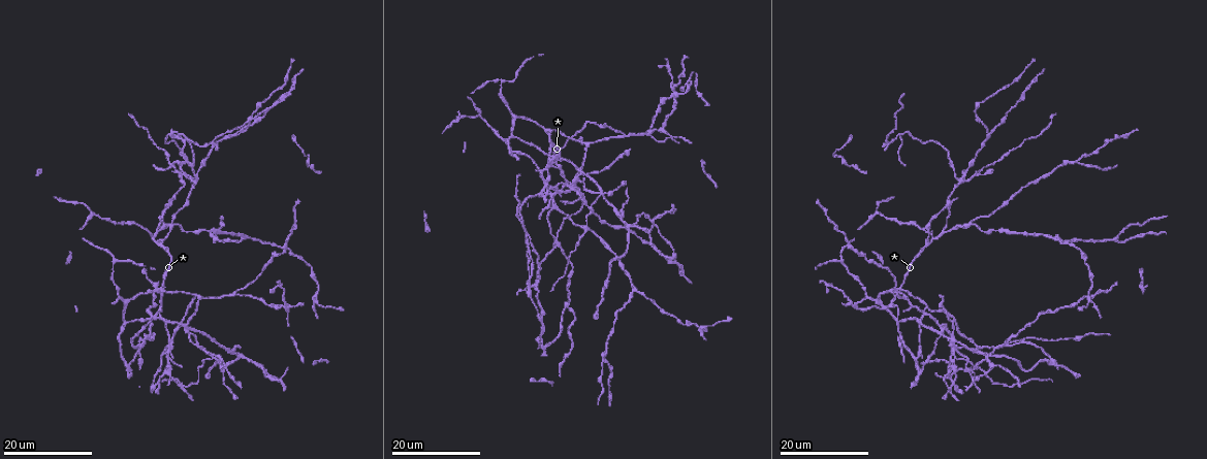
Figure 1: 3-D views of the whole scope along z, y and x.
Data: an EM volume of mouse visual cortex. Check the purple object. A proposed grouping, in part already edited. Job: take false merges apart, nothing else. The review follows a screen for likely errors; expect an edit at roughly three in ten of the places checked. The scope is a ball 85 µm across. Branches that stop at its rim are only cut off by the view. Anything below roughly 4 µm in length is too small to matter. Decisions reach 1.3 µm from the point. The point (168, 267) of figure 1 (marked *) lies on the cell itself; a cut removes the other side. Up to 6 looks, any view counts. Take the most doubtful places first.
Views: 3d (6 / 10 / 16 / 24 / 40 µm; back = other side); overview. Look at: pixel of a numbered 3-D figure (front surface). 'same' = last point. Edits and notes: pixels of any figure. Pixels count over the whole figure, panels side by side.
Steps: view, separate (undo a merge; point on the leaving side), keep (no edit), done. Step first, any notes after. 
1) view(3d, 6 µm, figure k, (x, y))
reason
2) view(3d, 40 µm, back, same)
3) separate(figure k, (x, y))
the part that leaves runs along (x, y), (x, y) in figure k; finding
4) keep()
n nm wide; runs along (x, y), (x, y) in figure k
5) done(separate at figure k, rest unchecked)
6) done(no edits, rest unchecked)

view(3d, 24 µm, figure 1, (960, 179))

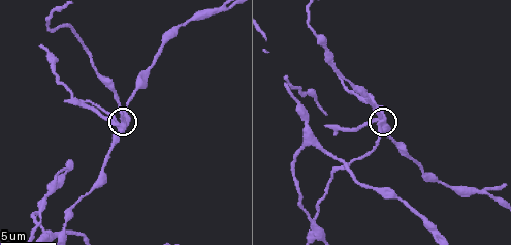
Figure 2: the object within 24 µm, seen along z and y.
view(3d, 10 µm, figure 2, (124, 124))
zoom in

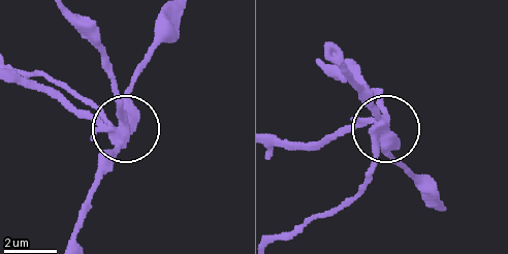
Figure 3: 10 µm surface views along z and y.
view(3d, 6 µm, figure 3, (122, 129))

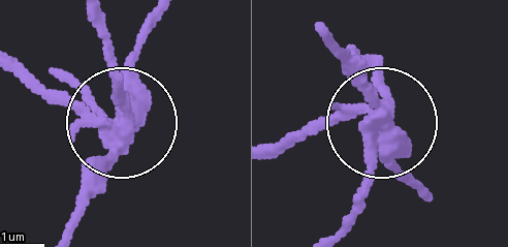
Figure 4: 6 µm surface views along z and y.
separate(figure 4, (121, 86))
side arm 49 µm; the part that leaves runs along (119, 128), (103, 17) in figure 4; a second cell is stuck on

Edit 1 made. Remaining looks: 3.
view(3d, 24 µm, figure 1, (621, 212))

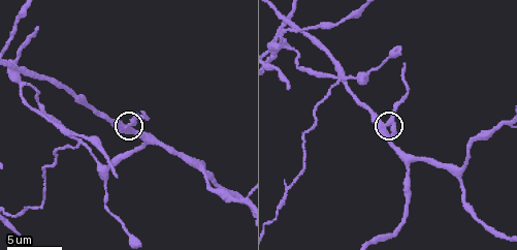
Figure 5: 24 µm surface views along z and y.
view(3d, 6 µm, figure 5, (394, 118))

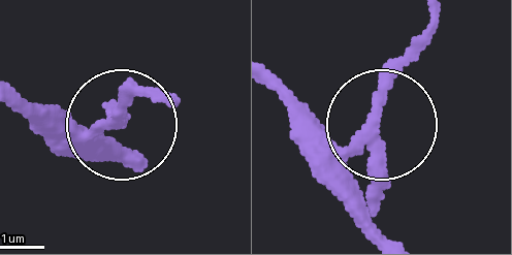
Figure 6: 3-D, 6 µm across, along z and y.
separate(figure 6, (107, 105))
side arm 6 µm; two cells meet here

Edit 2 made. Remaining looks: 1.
view(3d, 16 µm, figure 5, (340, 81))
three arms meet

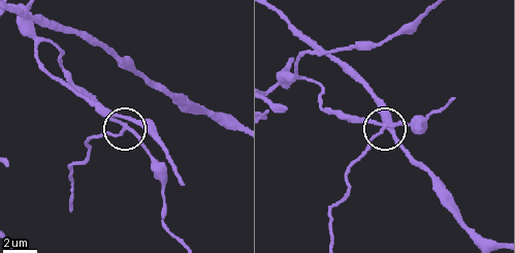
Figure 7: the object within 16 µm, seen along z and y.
separate(figure 7, (107, 135))
180 nm wide; the part that leaves runs along (121, 132), (90, 138), (87, 153), (71, 169), (71, 207) in figure 7; a second cell is stuck on

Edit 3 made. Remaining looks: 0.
done(separate at figure 4, separate at figure 6, separate at figure 7, rest unchecked)

